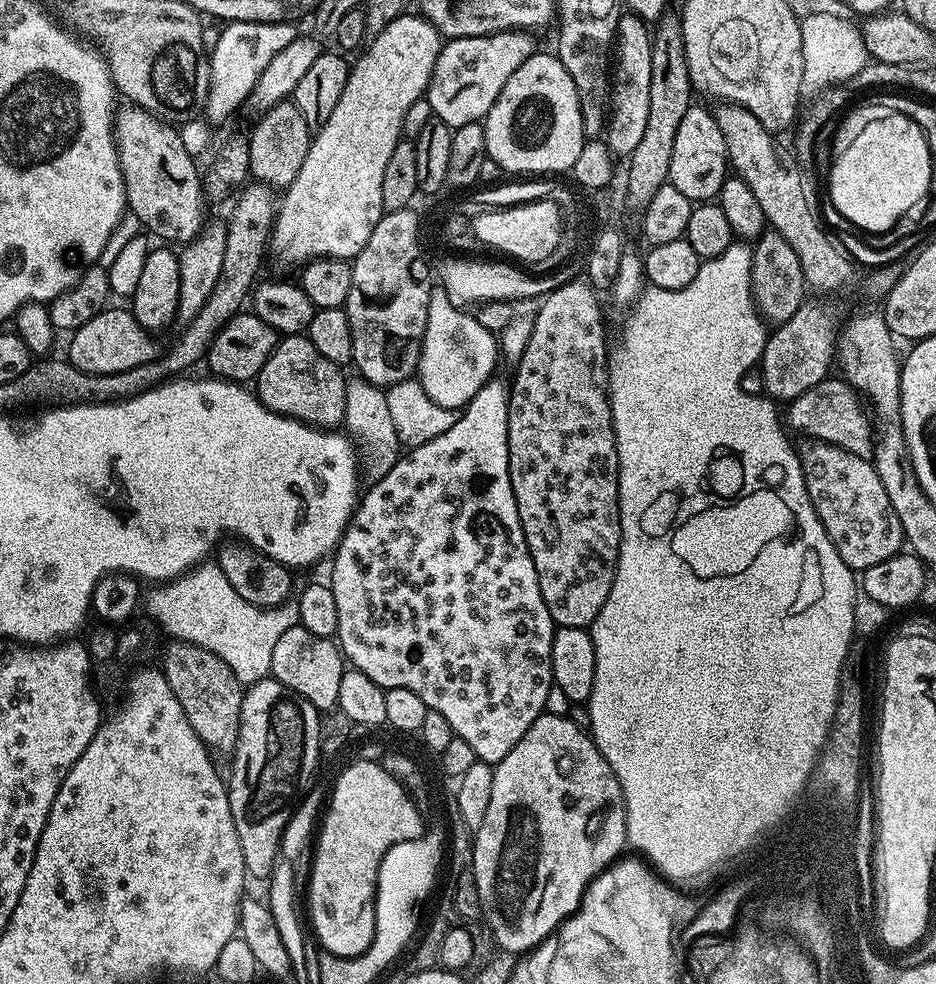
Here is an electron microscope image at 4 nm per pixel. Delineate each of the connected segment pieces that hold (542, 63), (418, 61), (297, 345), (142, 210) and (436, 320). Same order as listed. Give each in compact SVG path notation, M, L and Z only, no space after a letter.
M540 50L533 51L532 56L510 74L510 82L502 86L482 123L486 130L488 158L498 162L508 174L567 173L586 143L578 90L574 90L574 82L570 74L566 74L566 66L562 66L560 57L547 56Z
M412 15L394 18L394 22L390 22L390 26L386 26L386 30L377 36L371 37L363 51L355 57L356 64L354 60L346 90L342 90L342 98L338 98L338 106L334 106L330 118L326 118L323 126L313 135L306 162L302 162L302 170L298 170L298 178L294 178L294 182L283 193L284 200L282 196L279 201L270 244L282 255L354 258L362 246L370 242L374 226L378 226L386 211L382 202L382 174L386 171L386 162L402 138L406 110L410 110L410 106L414 106L414 102L422 99L428 91L428 83L432 81L442 47L440 31L423 15Z
M307 335L285 336L277 343L268 361L254 381L256 396L271 412L301 420L317 428L332 430L344 419L346 410L346 376L341 365L322 358L308 340Z
M135 106L119 109L114 131L128 198L127 211L139 218L144 230L160 239L157 241L172 246L191 243L200 236L206 224L206 187L202 174L200 176L196 169L197 161L182 146L179 131L168 121L158 120Z
M436 286L430 294L430 306L428 307L428 317L426 318L426 334L424 335L424 345L420 351L420 362L418 365L418 379L421 386L438 402L438 406L443 408L463 409L482 390L482 386L487 380L493 379L496 368L496 356L498 357L498 340L486 326L477 322L475 315L471 311L455 308L446 296L446 290Z

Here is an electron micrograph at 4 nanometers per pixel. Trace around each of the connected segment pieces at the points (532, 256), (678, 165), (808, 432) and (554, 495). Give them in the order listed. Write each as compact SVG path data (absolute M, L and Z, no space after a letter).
M549 199L536 200L528 204L517 204L516 207L497 207L495 210L484 210L480 216L470 220L470 232L476 235L488 248L496 252L505 252L505 257L525 265L534 266L542 258L547 258L554 246L562 239L560 232L562 217L558 206Z
M699 106L688 108L682 122L678 122L678 134L674 134L674 154L670 154L668 180L678 186L686 198L694 202L712 202L719 197L720 187L729 172L726 138L722 138L719 119Z
M829 378L818 382L818 386L810 386L806 394L791 401L787 408L786 424L793 433L801 432L802 435L809 436L807 438L809 441L833 444L850 454L858 454L863 460L871 460L874 438L870 429L870 420L865 405L846 380Z
M577 278L569 281L568 284L558 286L539 301L540 309L536 312L536 321L533 322L532 328L530 324L526 350L514 364L516 377L510 380L508 394L510 486L514 490L514 498L518 506L522 534L526 538L526 546L530 550L530 558L538 574L538 590L542 590L542 602L546 602L546 610L550 610L550 618L556 628L588 628L596 621L598 610L606 606L606 594L610 594L620 553L620 495L618 494L620 467L610 399L610 352L608 356L608 340L604 337L604 312L600 309L600 300L596 296L599 296L597 289L583 279Z

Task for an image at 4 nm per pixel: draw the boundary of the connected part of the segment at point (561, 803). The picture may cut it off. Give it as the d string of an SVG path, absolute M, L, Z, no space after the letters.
M551 714L540 716L534 722L534 726L530 726L526 734L522 734L518 746L514 746L514 750L510 750L510 754L506 754L506 758L502 758L502 762L498 762L493 767L494 790L490 790L490 807L486 809L486 819L479 830L474 833L474 839L471 841L472 874L473 881L476 883L477 896L480 899L482 920L488 923L488 928L492 931L493 938L496 939L495 947L502 951L523 954L529 952L531 948L538 947L546 937L556 931L560 924L573 916L580 906L580 900L589 882L613 863L623 853L620 851L628 844L622 786L614 770L610 770L610 762L606 762L606 758L602 758L602 754L596 749L596 743L592 741L591 735L583 727L581 728L564 716L551 716Z

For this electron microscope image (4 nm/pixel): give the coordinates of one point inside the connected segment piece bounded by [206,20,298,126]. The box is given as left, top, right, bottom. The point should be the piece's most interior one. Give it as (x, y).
(243, 49)

